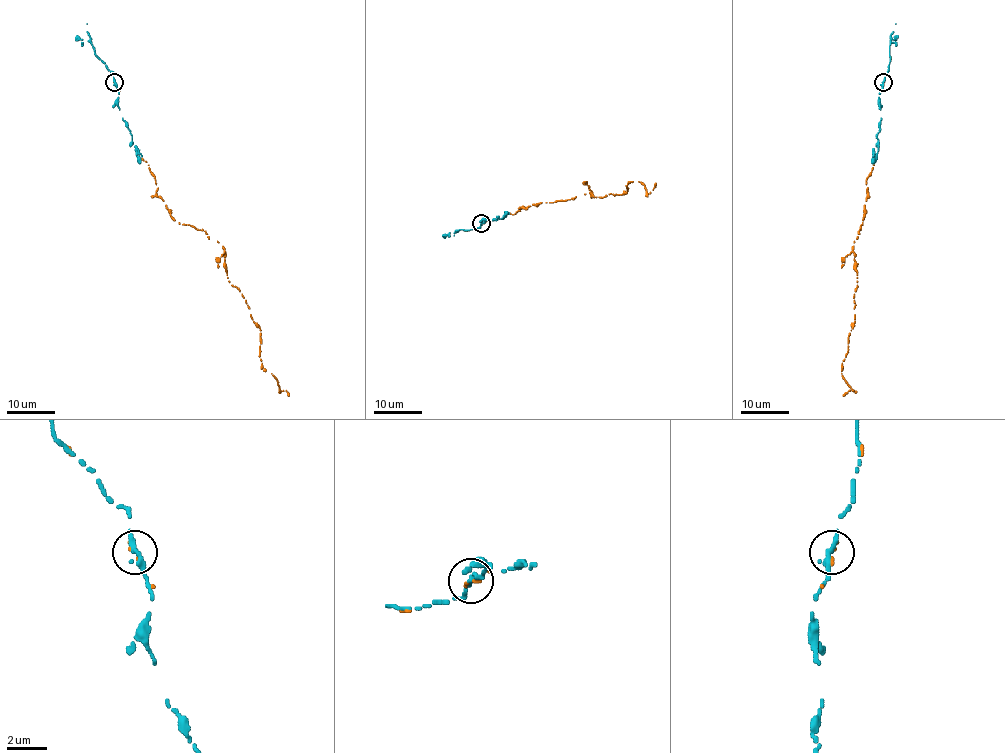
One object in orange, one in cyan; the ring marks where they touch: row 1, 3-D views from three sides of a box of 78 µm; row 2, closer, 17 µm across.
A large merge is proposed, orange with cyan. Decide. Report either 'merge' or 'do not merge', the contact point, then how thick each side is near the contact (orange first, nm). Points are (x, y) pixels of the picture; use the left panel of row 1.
merge | (114, 82) | 190/400 nm

